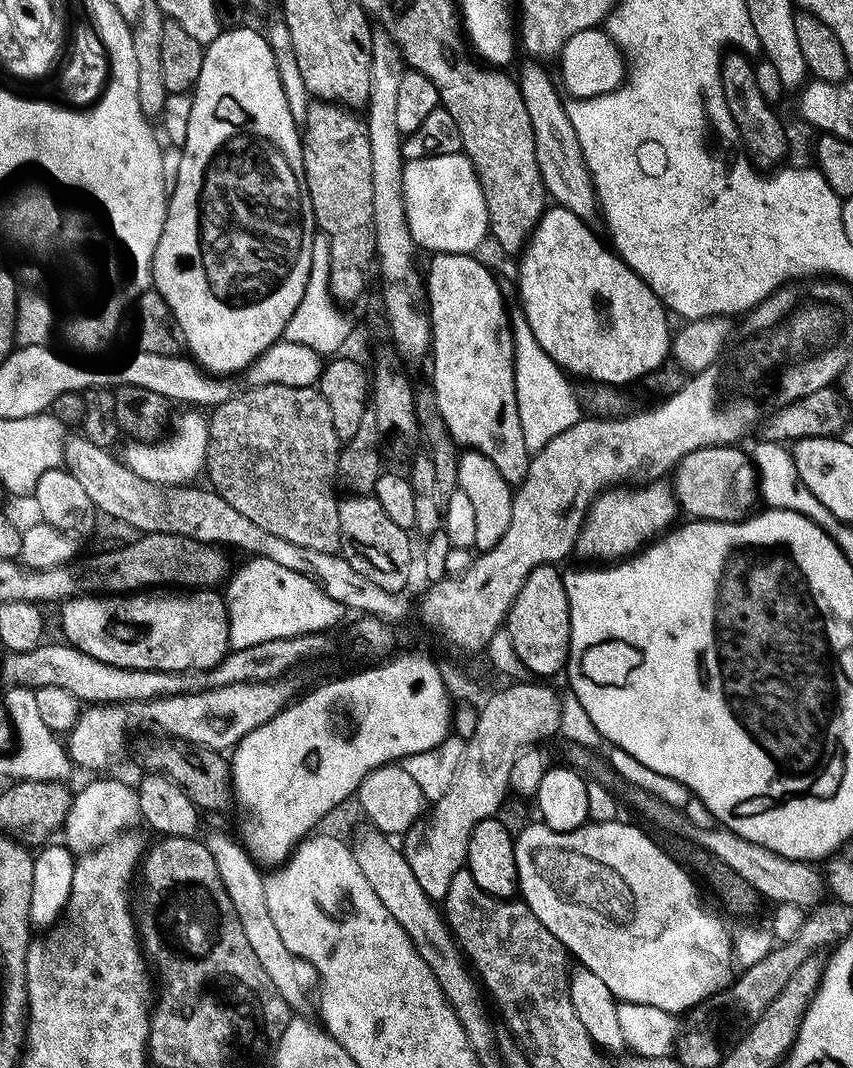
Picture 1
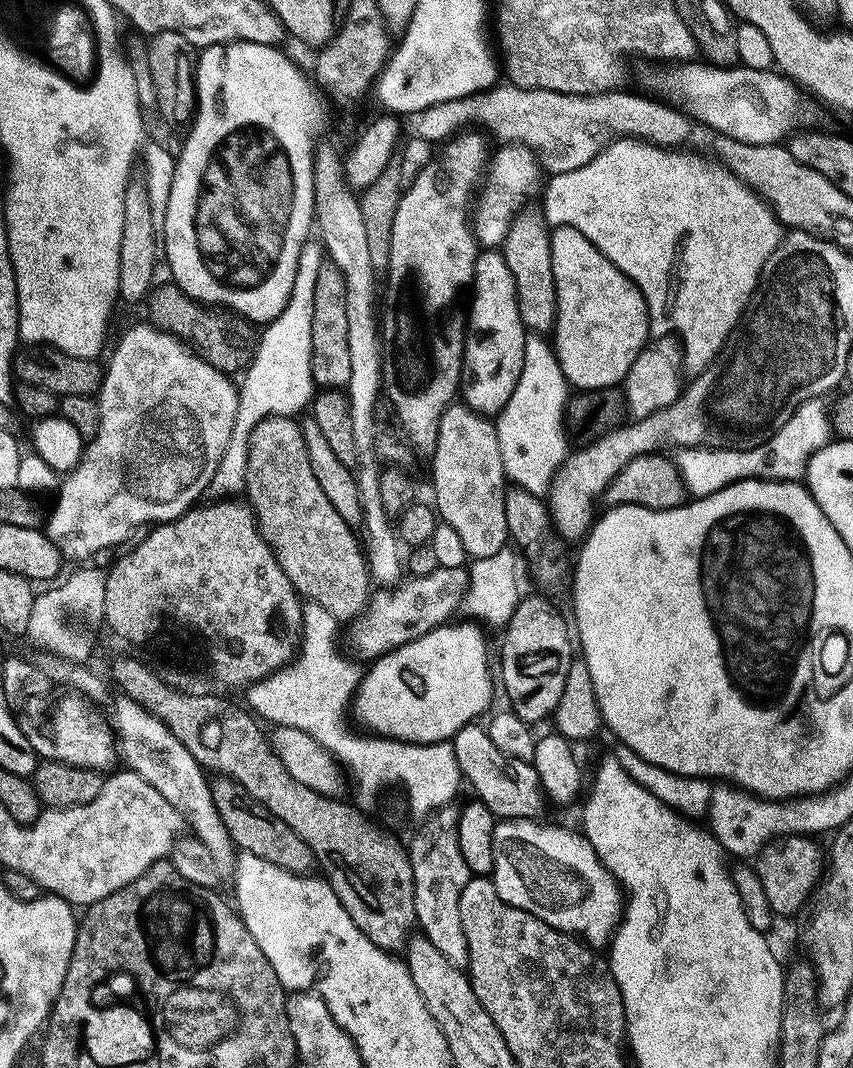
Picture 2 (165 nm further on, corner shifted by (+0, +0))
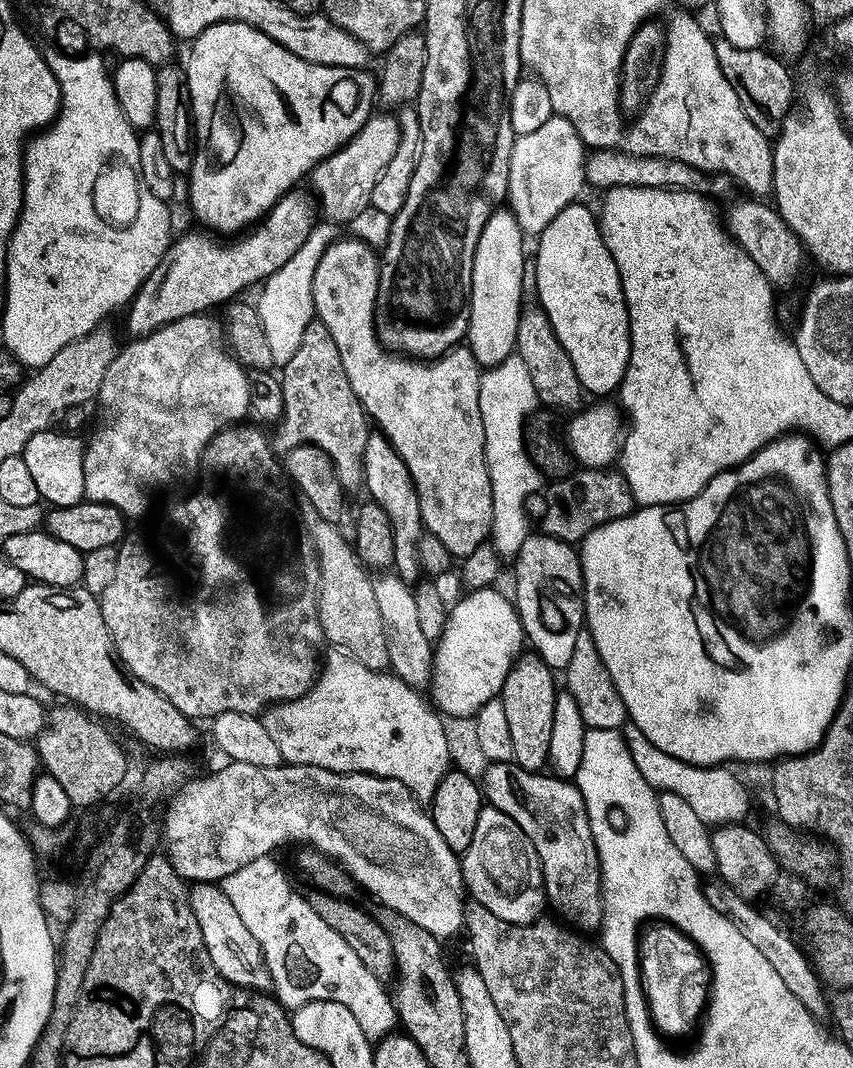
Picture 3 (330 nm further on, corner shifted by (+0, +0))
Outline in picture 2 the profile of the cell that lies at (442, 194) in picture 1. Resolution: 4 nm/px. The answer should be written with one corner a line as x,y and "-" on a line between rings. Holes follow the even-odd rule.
505,143
491,153
478,192
478,199
474,204
474,231
477,245
492,250
503,245
506,234
510,230
510,222
516,217
517,212
529,203
528,196
541,191
542,165
536,159
536,153
531,152
525,144

